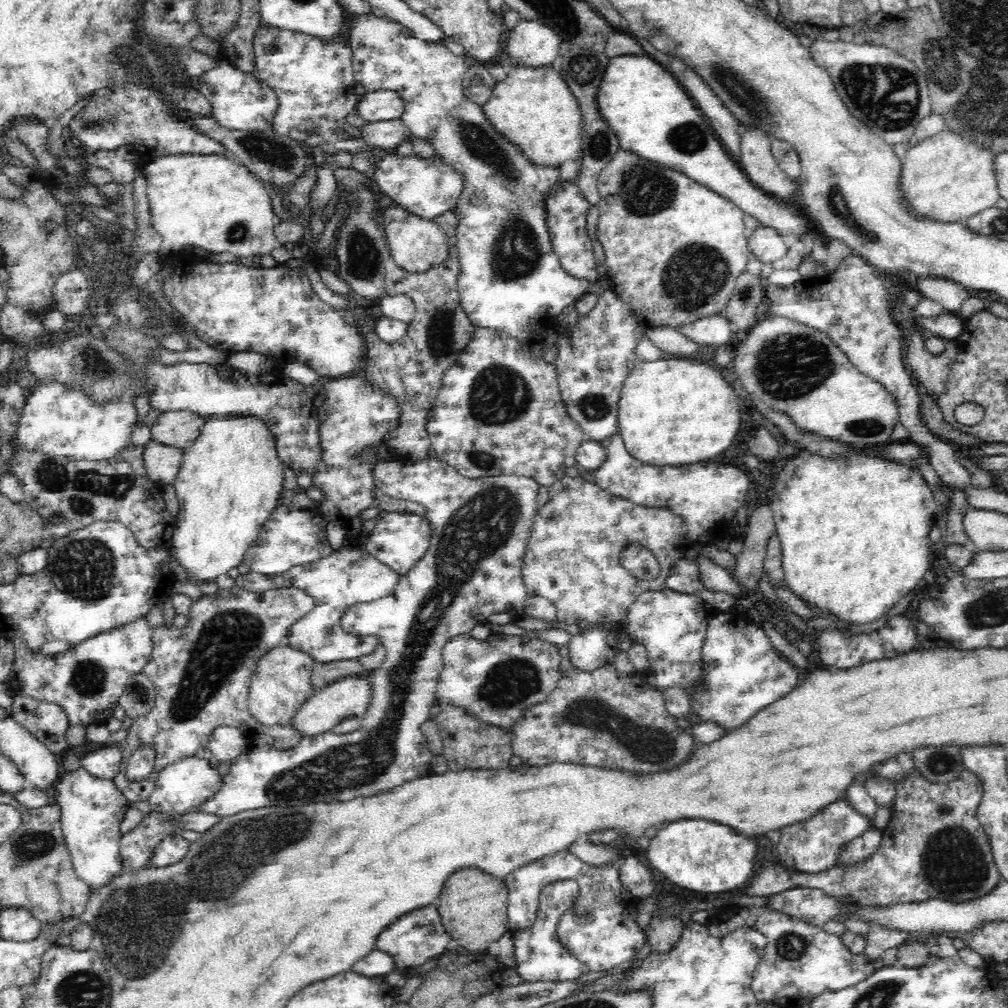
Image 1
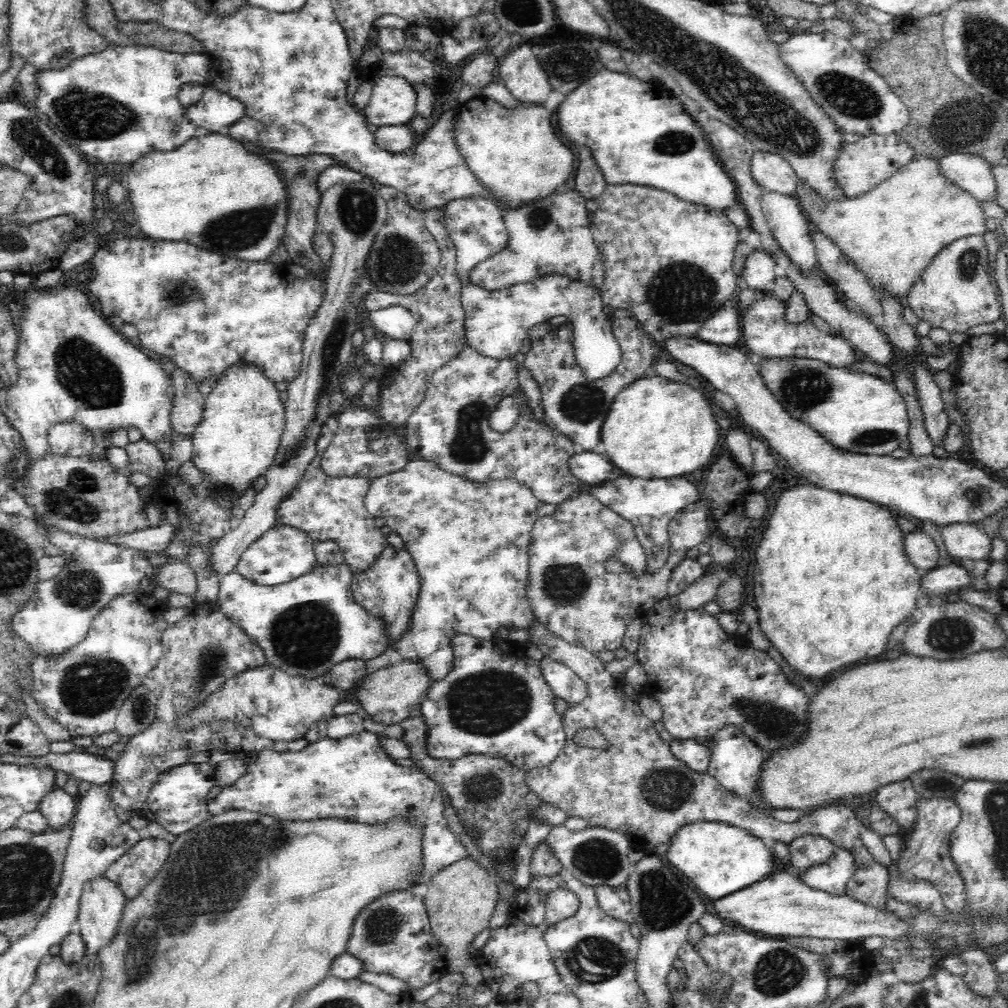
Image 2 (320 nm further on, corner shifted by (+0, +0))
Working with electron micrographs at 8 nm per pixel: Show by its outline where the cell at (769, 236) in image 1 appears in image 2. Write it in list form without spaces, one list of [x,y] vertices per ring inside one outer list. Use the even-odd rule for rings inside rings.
[[[756,248],[747,256],[742,278],[749,288],[770,292],[776,277],[776,261],[770,253]]]

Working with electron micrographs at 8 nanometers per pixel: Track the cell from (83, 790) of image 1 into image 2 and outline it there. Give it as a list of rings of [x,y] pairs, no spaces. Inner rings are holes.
[[[98,873],[91,879],[83,882],[82,892],[79,898],[80,904],[77,922],[80,923],[82,929],[80,934],[86,943],[87,954],[96,954],[102,948],[102,945],[109,943],[114,938],[114,934],[116,934],[116,930],[118,930],[120,924],[122,910],[124,910],[127,900],[126,895],[104,873]]]

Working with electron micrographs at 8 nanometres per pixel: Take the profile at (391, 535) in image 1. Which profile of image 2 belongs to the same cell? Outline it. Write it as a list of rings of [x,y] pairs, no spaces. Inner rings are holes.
[[[386,545],[382,554],[370,564],[368,568],[353,573],[351,580],[351,591],[358,604],[364,605],[366,611],[380,615],[386,621],[386,631],[390,632],[390,643],[388,647],[403,633],[410,620],[411,610],[420,588],[420,575],[412,554],[406,547],[394,547]]]

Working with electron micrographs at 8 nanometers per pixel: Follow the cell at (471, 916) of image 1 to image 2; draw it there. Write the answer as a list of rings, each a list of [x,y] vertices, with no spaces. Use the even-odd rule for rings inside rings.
[[[468,856],[438,869],[427,886],[425,908],[434,938],[446,946],[446,971],[448,974],[463,974],[464,983],[477,988],[484,983],[483,976],[479,965],[472,960],[470,948],[480,932],[488,928],[500,900],[496,876]]]

